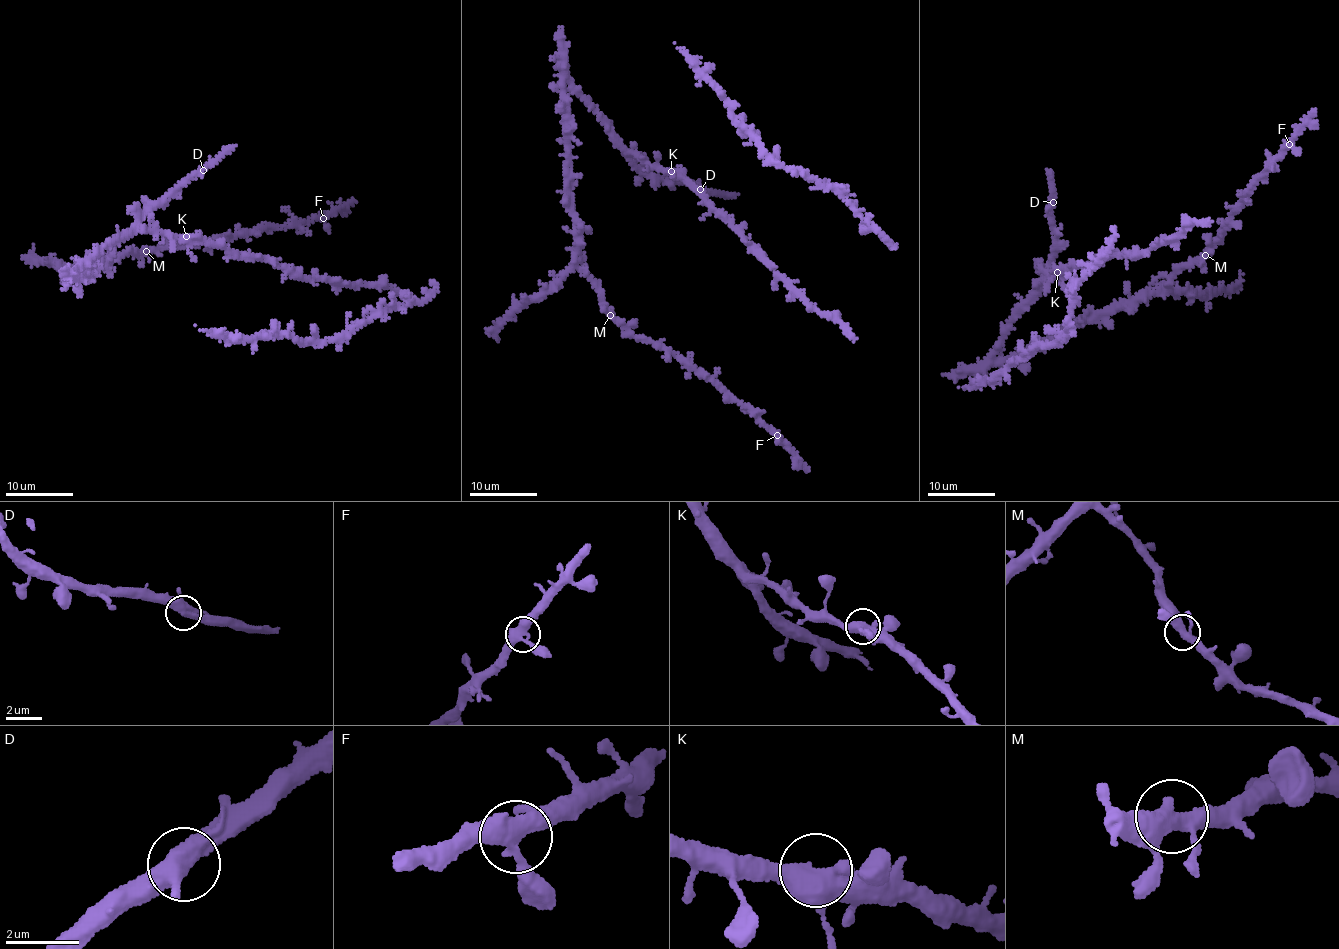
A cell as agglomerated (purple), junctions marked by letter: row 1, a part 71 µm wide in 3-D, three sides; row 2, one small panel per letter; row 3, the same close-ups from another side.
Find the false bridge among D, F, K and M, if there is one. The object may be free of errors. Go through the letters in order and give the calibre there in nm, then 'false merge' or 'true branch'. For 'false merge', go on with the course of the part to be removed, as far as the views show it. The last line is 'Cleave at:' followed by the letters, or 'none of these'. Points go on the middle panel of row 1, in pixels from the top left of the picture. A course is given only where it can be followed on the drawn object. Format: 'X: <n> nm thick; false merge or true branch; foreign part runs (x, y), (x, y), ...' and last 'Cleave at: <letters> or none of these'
D: 420 nm thick; true branch
F: 400 nm thick; true branch
K: 460 nm thick; true branch
M: 400 nm thick; true branch
Cleave at: none of these

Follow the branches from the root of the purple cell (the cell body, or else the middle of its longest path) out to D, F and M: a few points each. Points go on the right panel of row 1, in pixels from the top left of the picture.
D: (1059, 276), (1045, 283), (1042, 281), (1056, 242), (1050, 209), (1054, 202)
F: (1059, 276), (1025, 302), (1004, 357), (1163, 291), (1201, 262), (1289, 144)
M: (1059, 276), (1025, 302), (1005, 336), (1004, 357), (1030, 352), (1072, 325), (1159, 293), (1177, 272), (1205, 255)

